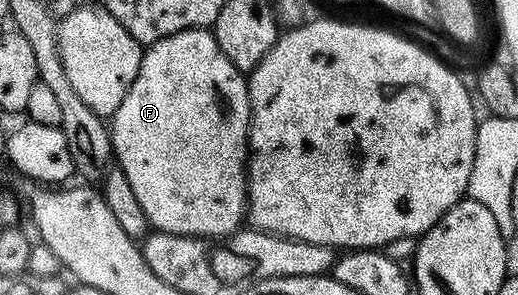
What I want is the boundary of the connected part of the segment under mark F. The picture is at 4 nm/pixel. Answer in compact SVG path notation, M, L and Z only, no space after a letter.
M188 29L167 39L159 39L148 46L141 54L141 67L131 91L123 99L123 103L113 112L111 118L111 136L113 139L113 156L116 164L126 173L127 181L131 185L135 199L146 213L150 226L154 230L171 233L175 236L206 237L222 239L232 236L242 228L247 217L249 204L249 178L247 176L247 162L249 160L249 82L246 74L240 73L223 55L219 43L213 38L209 29Z

